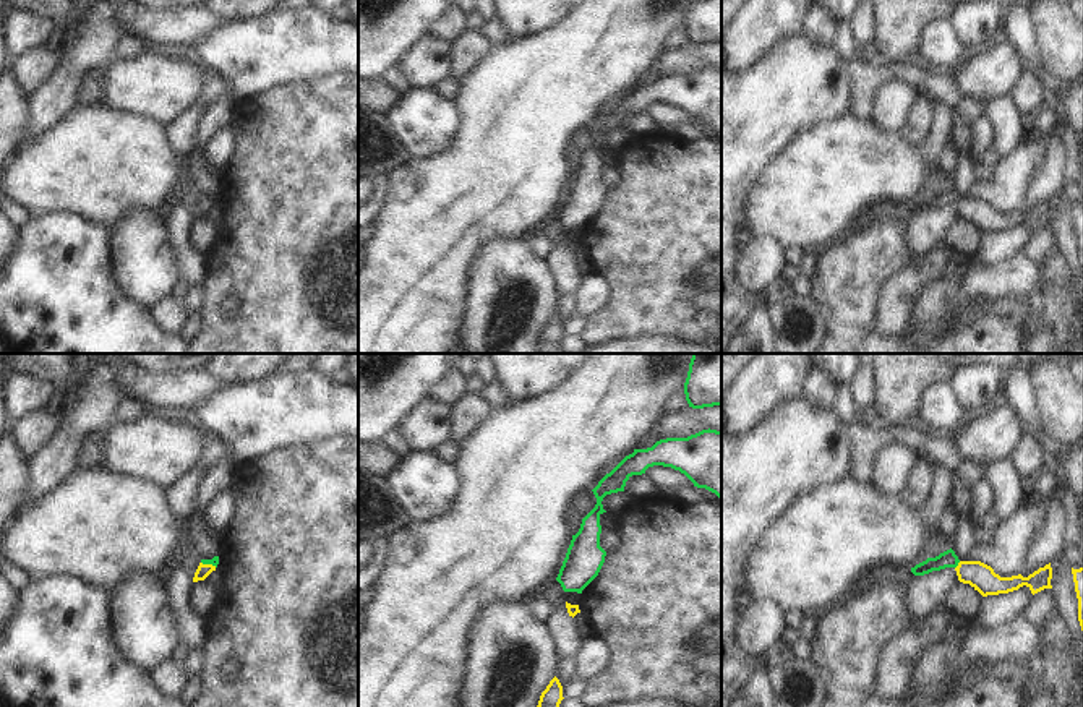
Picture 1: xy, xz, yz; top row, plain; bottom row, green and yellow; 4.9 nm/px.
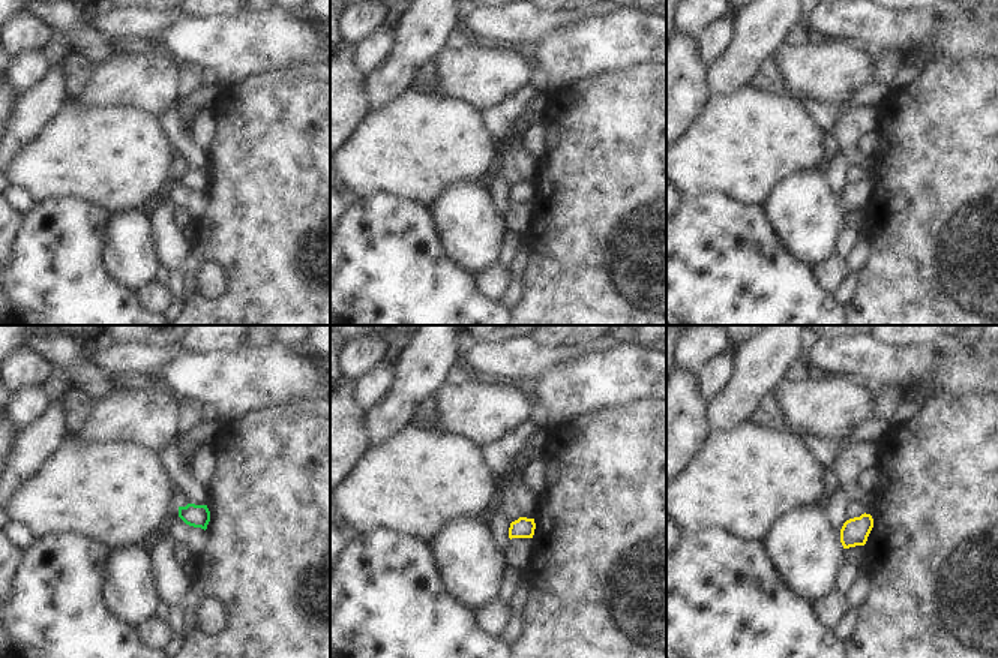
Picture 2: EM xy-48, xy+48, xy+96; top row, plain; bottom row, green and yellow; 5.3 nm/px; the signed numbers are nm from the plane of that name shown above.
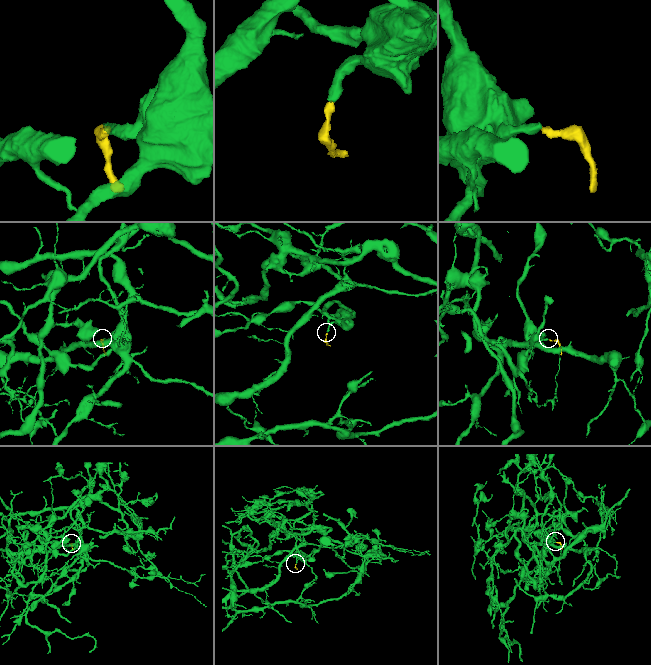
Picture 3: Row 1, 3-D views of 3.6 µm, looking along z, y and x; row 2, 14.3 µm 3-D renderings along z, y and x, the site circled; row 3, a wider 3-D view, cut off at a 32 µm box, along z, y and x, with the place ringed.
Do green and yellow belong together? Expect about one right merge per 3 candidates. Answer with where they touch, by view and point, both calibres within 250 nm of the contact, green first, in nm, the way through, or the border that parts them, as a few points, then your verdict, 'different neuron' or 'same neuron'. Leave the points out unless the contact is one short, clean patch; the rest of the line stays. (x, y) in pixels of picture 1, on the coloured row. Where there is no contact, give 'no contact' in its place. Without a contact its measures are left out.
meets green in yz at (957, 565); 80 nm thick on the green side, 130 nm on the other; runs through yz (947, 558), (957, 565), (978, 574); same neuron

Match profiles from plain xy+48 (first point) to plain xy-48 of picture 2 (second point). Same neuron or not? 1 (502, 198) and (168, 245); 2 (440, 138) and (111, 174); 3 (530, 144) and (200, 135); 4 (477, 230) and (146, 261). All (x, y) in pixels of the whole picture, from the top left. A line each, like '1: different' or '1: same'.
1: same
2: same
3: same
4: same

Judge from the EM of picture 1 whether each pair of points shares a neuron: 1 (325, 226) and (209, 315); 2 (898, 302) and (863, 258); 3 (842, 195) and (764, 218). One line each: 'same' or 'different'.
1: same
2: different
3: same

